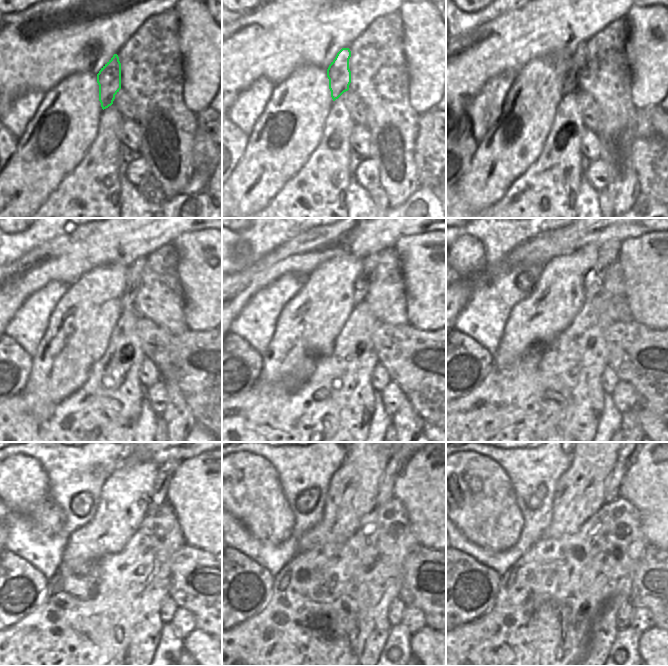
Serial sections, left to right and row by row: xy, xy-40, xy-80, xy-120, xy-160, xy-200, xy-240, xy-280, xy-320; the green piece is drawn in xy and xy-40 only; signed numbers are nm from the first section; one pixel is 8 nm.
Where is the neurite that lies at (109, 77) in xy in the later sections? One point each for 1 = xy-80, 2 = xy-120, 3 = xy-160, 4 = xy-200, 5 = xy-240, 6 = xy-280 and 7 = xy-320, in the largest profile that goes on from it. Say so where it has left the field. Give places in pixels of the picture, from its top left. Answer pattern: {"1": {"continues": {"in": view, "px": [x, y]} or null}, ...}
{"1": {"continues": {"in": "xy-80", "px": [575, 64]}}, "2": {"continues": {"in": "xy-120", "px": [133, 281]}}, "3": {"continues": {"in": "xy-160", "px": [361, 285]}}, "4": {"continues": {"in": "xy-200", "px": [609, 252]}}, "5": {"continues": {"in": "xy-240", "px": [165, 472]}}, "6": {"continues": {"in": "xy-280", "px": [397, 462]}}, "7": {"continues": {"in": "xy-320", "px": [615, 478]}}}

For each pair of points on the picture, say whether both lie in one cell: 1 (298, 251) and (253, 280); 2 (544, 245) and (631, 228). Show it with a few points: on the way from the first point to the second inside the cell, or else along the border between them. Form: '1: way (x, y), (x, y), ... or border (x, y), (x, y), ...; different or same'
1: way (287, 259), (278, 262), (264, 271); same
2: way (566, 240), (576, 235), (602, 233), (609, 228); same

